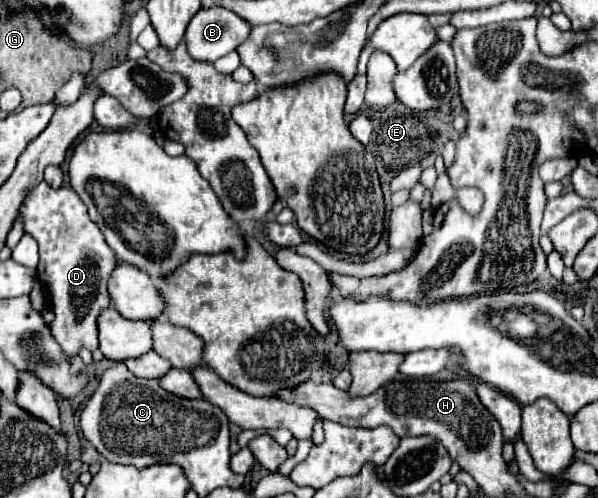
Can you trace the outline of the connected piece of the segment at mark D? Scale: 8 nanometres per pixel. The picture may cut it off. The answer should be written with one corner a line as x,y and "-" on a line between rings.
40,183
36,185
24,199
24,205
20,207
20,213
24,215
24,229
26,233
30,233
40,247
40,263
38,263
38,281
42,285
46,285
48,289
48,297
52,303
52,311
54,311
54,321
48,325
52,337
56,339
56,343
62,347
62,351
70,357
80,355
80,349
88,349
88,351
96,351
98,349
98,335
96,335
96,315
104,309
110,307
110,299
108,299
108,291
106,291
106,281
108,275
112,271
112,267
116,265
116,257
114,251
106,245
100,229
96,227
96,223
90,221
86,205
80,201
78,195
68,193
66,187
62,189
54,189
48,187
48,183

